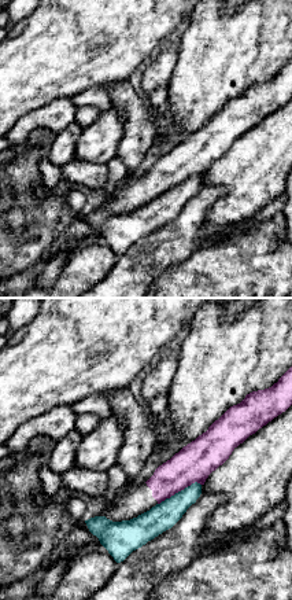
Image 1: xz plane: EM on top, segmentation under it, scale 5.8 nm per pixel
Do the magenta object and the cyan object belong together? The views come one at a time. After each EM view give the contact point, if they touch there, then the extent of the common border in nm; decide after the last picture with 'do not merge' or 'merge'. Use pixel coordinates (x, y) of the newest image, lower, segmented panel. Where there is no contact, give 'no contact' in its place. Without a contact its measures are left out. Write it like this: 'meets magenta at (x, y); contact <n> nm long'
meets magenta at (178, 490); contact 280 nm long

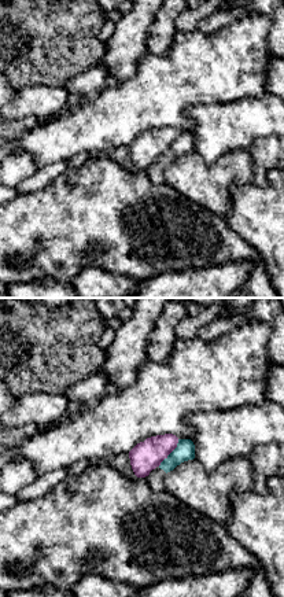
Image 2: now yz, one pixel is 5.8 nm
meets magenta at (170, 452); contact 200 nm long

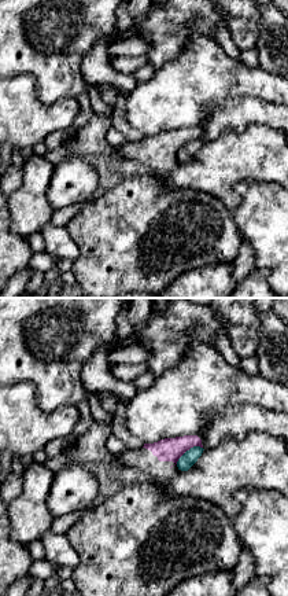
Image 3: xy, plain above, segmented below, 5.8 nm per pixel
meets magenta at (188, 449); contact 190 nm long

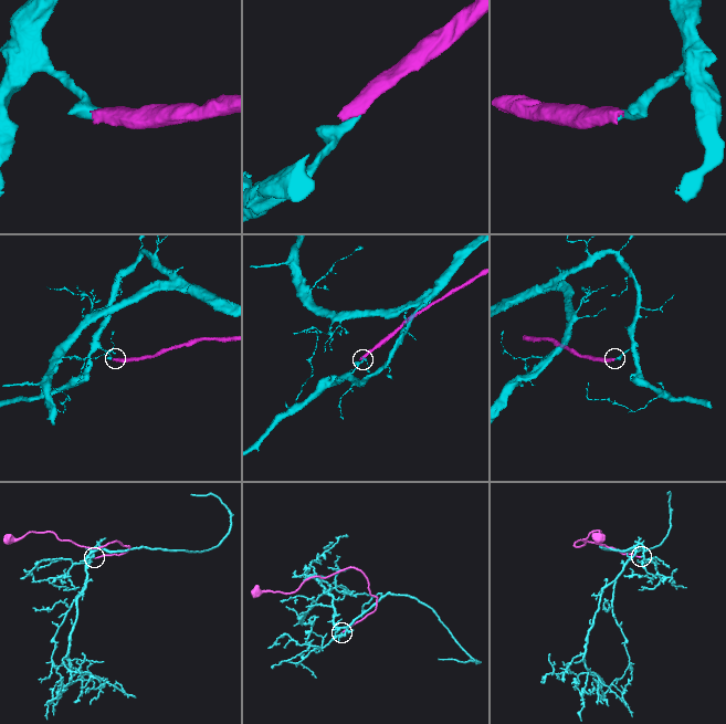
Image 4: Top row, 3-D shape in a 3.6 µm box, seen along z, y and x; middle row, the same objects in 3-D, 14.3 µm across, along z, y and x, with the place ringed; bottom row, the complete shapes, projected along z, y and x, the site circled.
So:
do not merge

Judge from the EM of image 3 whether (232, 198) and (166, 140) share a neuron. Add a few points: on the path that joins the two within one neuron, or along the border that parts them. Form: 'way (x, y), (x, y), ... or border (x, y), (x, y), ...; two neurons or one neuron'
way (210, 176), (180, 175), (168, 162); one neuron

